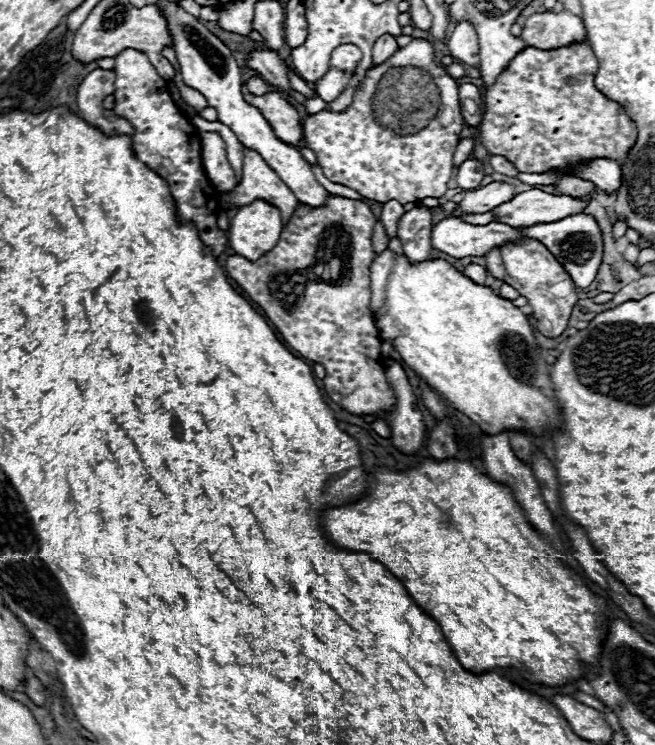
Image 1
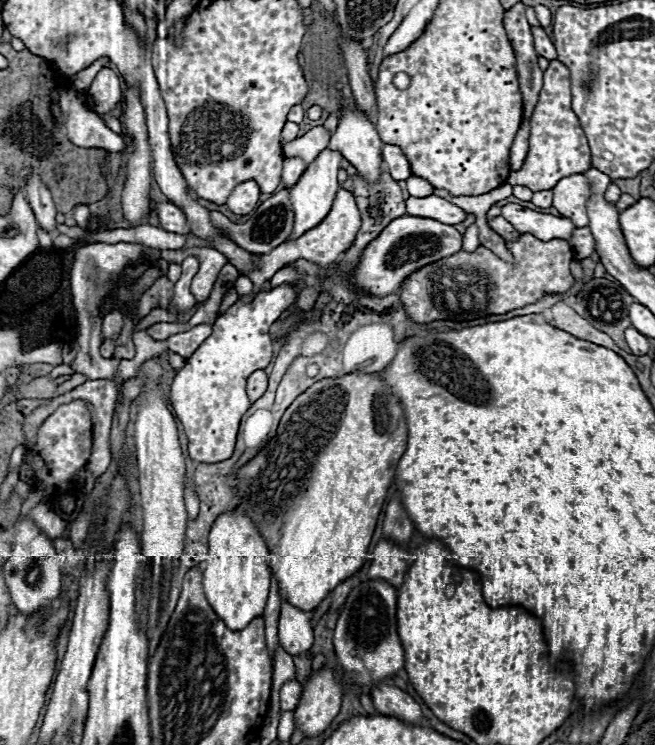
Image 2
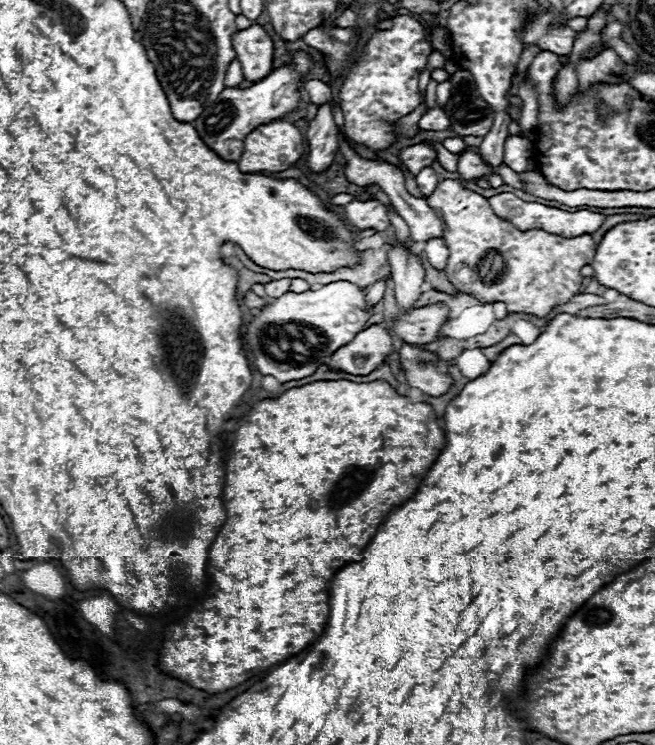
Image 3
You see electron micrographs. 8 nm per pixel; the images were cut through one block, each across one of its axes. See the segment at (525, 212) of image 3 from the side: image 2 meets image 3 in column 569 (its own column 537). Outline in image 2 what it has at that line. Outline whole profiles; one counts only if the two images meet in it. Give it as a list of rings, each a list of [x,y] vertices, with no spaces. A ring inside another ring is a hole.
[[[506,204],[506,206],[502,206],[502,216],[520,234],[528,232],[528,234],[532,234],[532,236],[536,236],[540,240],[552,240],[552,238],[570,240],[574,228],[576,228],[570,218],[534,212],[530,208],[522,208],[518,204]]]

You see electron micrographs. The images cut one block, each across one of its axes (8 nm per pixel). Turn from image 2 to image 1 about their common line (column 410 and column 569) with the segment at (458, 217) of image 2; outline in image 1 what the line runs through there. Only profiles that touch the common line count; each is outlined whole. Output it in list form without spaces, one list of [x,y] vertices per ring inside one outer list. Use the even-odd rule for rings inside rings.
[[[528,190],[516,194],[512,200],[500,204],[496,208],[498,216],[502,216],[500,222],[510,226],[522,226],[522,224],[538,224],[538,222],[554,222],[562,220],[566,216],[578,214],[588,206],[590,198],[570,198],[570,196],[558,196],[548,194],[542,190]]]

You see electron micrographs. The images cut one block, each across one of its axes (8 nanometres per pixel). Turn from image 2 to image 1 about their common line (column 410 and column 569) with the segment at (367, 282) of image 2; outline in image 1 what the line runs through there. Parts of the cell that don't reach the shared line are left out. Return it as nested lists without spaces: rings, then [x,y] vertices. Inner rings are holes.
[[[574,214],[574,216],[568,216],[558,222],[524,226],[520,230],[524,236],[542,242],[556,256],[556,260],[566,268],[566,272],[570,272],[570,276],[578,288],[588,288],[596,280],[598,268],[600,268],[602,256],[604,256],[604,240],[602,240],[602,232],[600,232],[598,222],[592,216]]]

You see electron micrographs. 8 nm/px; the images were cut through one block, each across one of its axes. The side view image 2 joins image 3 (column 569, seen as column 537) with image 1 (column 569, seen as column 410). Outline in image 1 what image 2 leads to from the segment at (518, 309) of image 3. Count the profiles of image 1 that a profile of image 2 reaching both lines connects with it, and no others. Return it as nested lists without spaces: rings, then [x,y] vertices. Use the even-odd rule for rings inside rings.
[[[528,238],[520,240],[518,244],[512,244],[512,242],[504,244],[502,260],[504,260],[504,268],[506,268],[504,282],[510,284],[512,288],[516,288],[520,292],[520,296],[528,298],[528,304],[532,306],[534,328],[540,334],[544,334],[546,338],[560,336],[566,330],[572,310],[578,302],[576,284],[572,282],[572,278],[564,270],[564,266],[548,252],[548,248],[544,244],[540,244],[538,240],[528,240]]]

